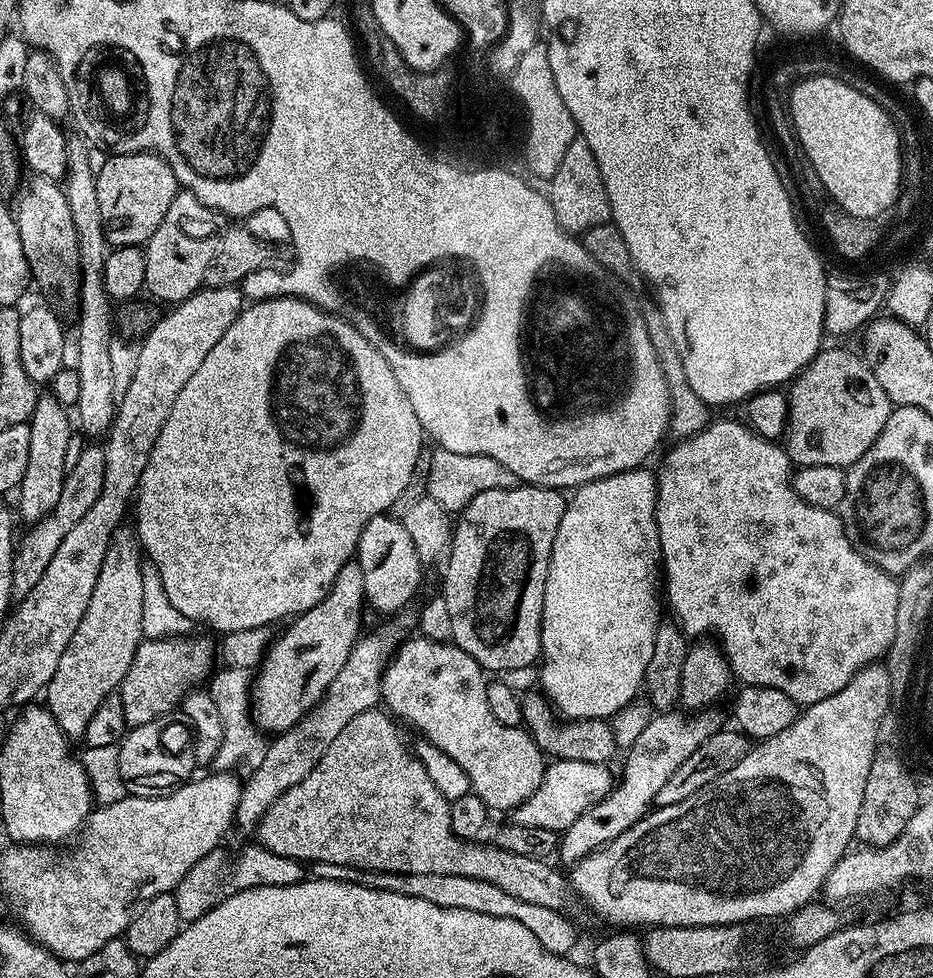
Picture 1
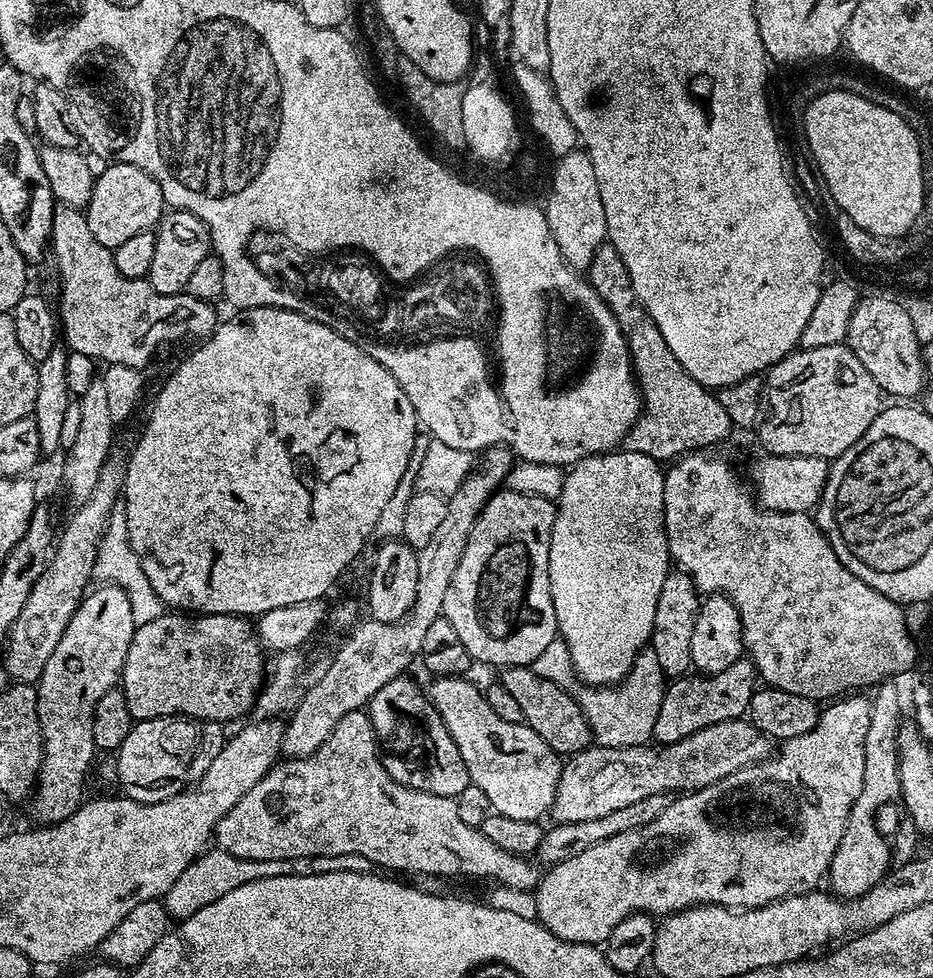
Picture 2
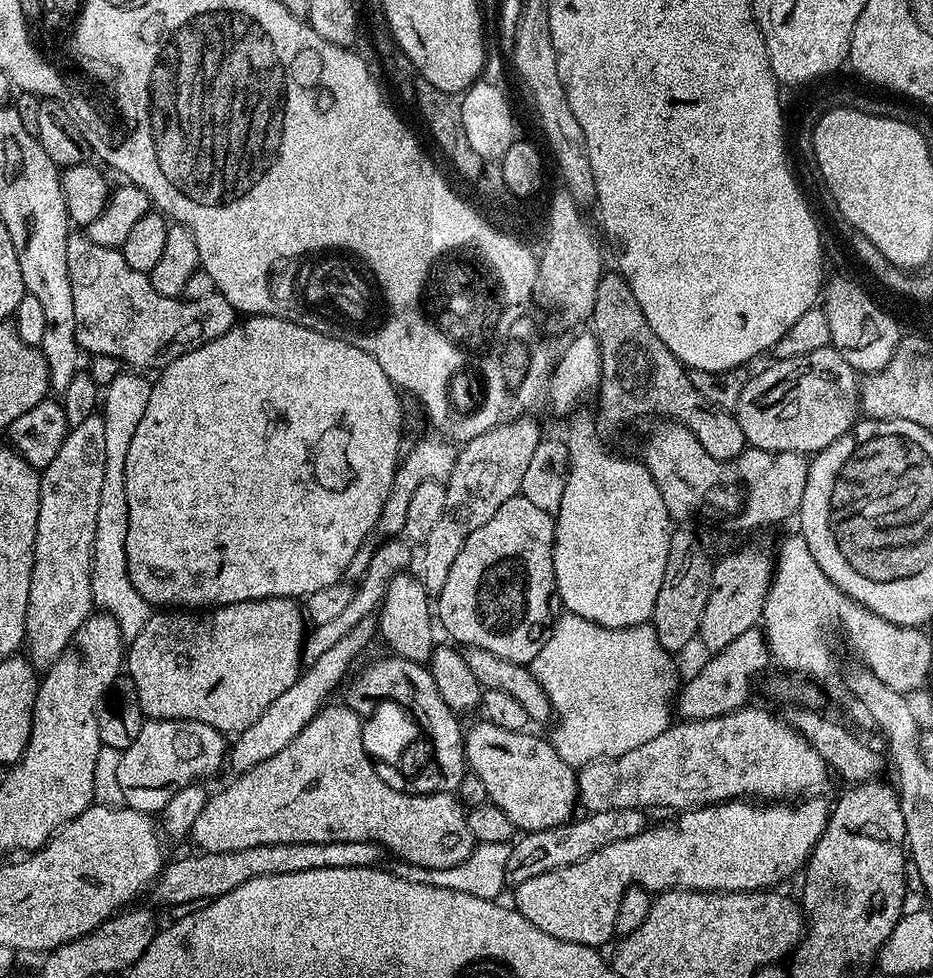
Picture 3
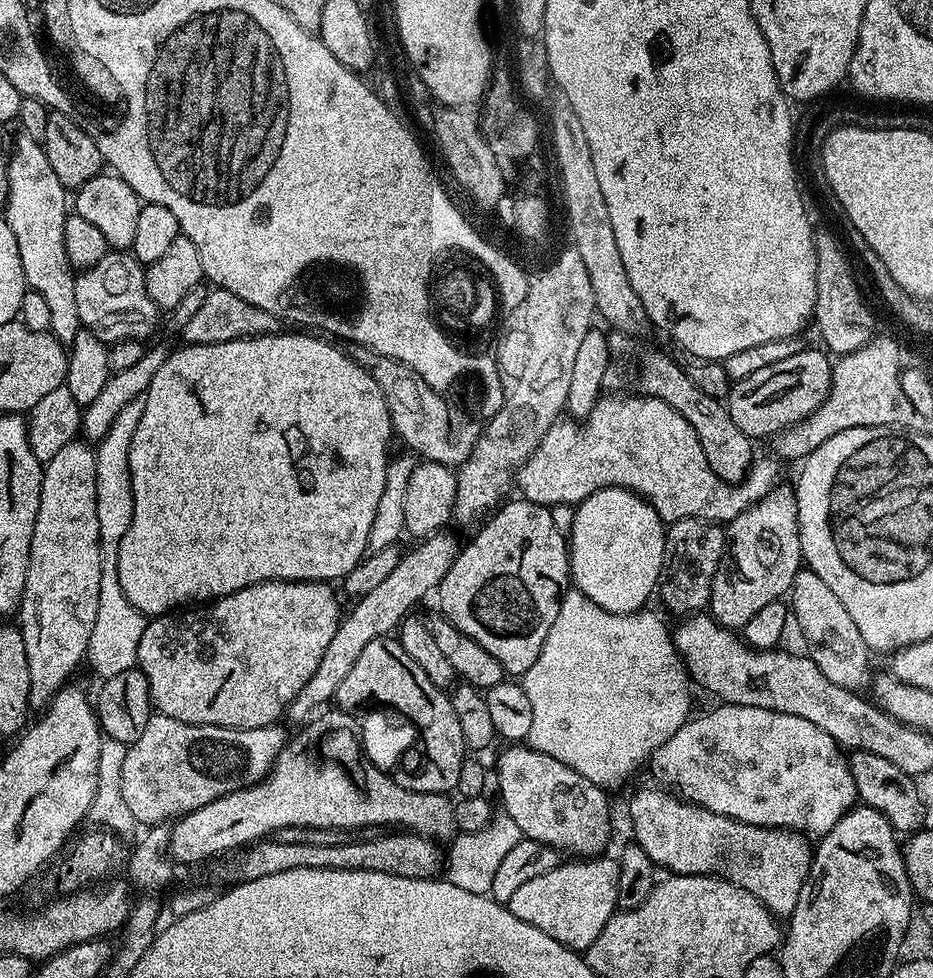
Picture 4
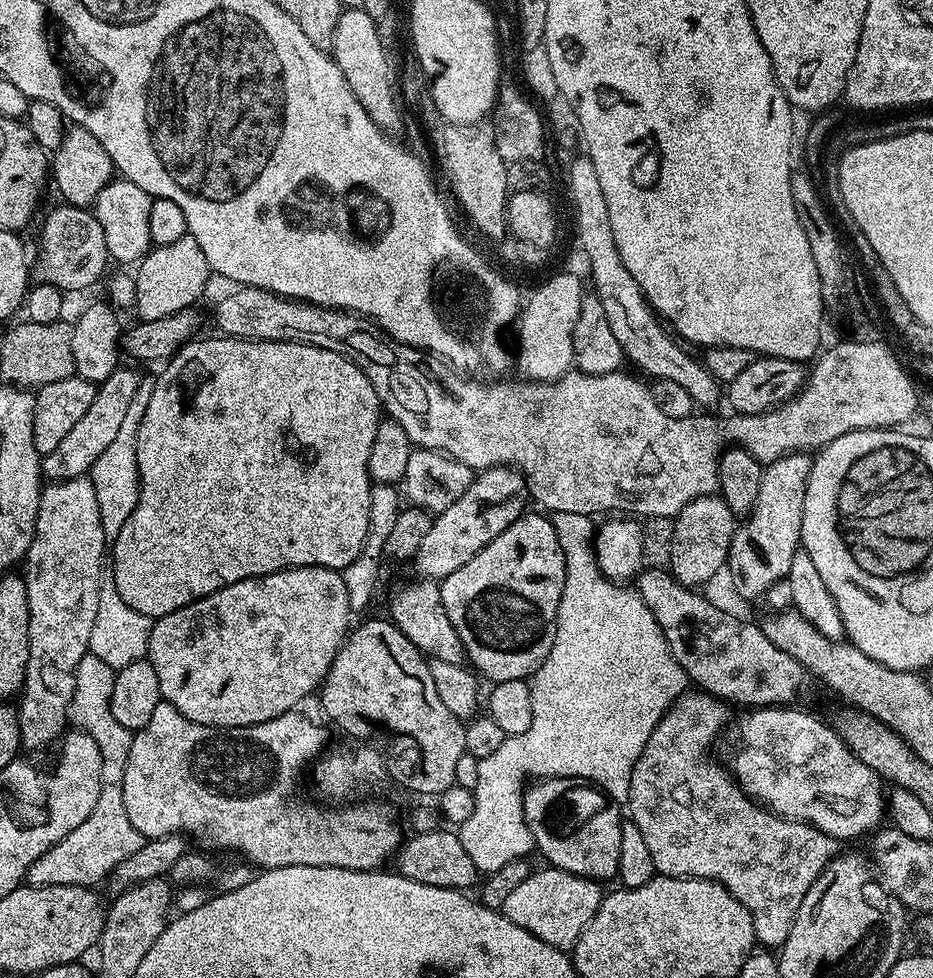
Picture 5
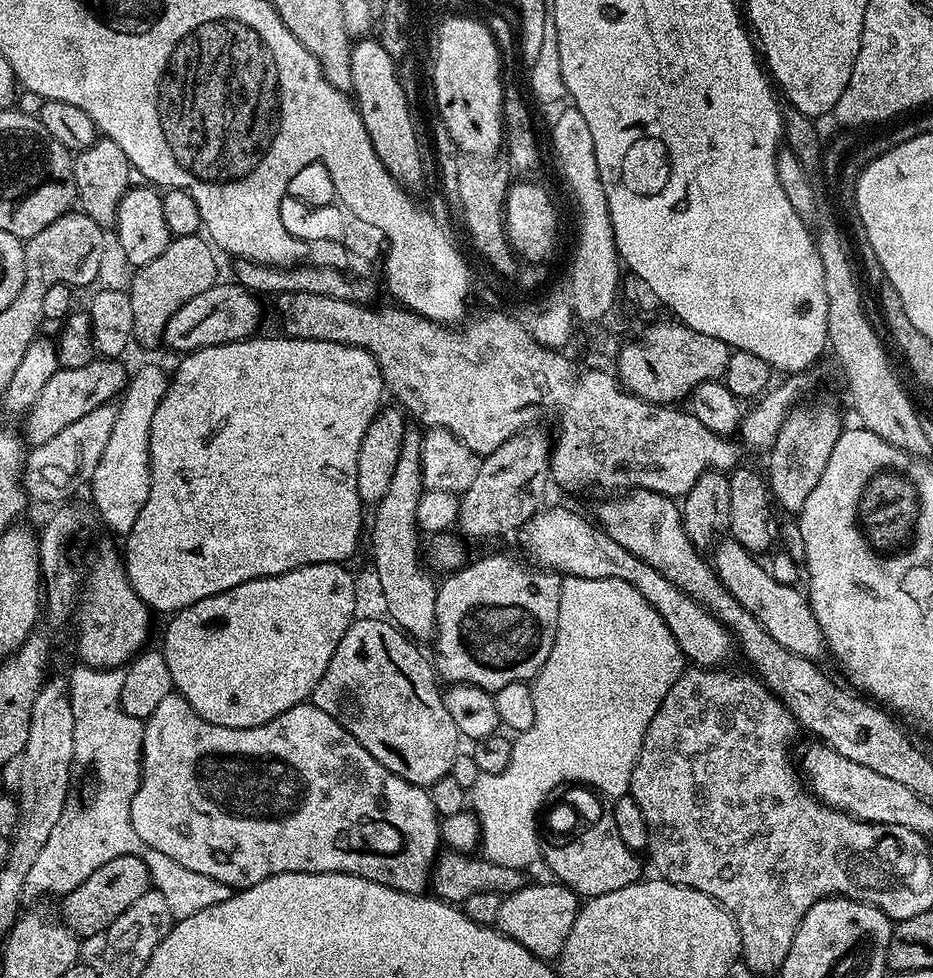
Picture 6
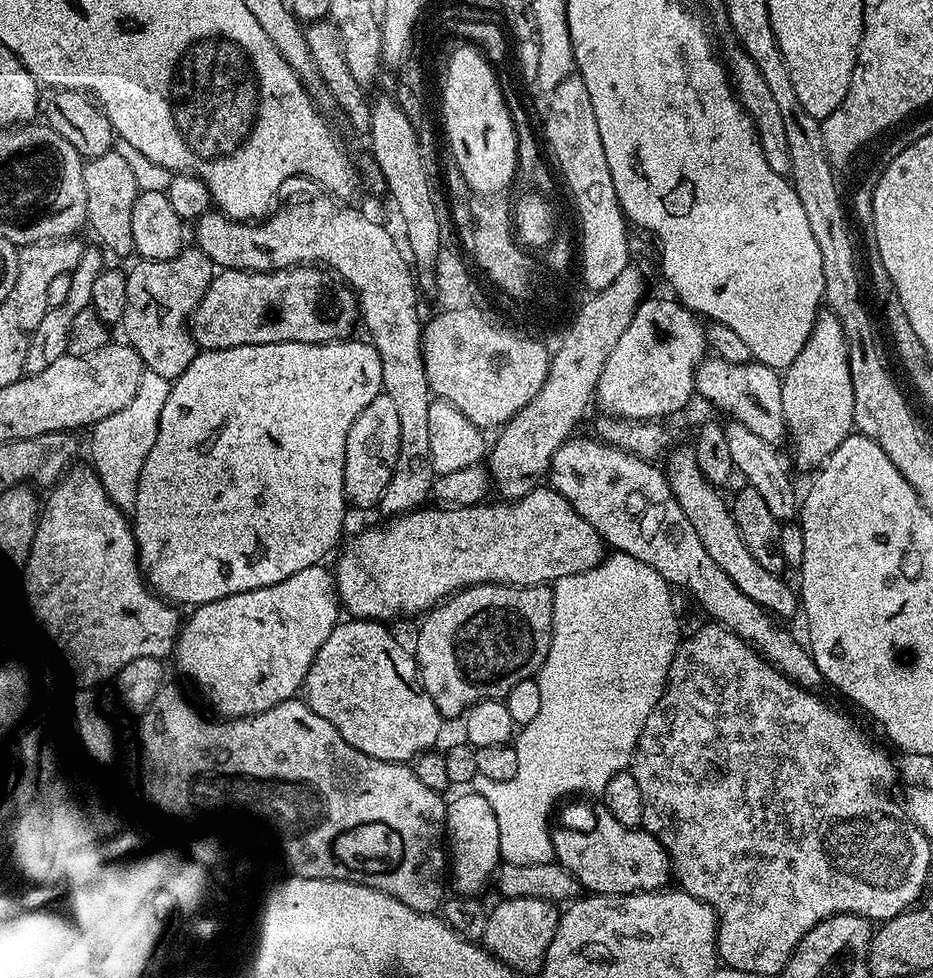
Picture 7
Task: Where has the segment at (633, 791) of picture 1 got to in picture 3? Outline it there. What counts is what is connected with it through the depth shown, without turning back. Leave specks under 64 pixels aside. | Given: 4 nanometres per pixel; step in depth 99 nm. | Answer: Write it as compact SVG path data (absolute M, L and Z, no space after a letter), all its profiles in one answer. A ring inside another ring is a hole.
M759 627L745 630L730 646L709 655L709 660L689 678L683 681L674 700L674 708L681 721L718 718L722 714L736 712L749 703L752 683L770 668L768 640Z

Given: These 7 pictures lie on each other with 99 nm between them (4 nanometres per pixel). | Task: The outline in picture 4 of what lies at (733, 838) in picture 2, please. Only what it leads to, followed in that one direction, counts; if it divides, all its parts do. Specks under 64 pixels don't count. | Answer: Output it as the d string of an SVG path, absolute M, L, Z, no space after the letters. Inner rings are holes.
M601 854L595 858L576 858L571 862L573 864L561 863L560 867L546 870L546 874L538 874L538 878L530 878L530 882L518 886L506 906L514 918L522 918L522 922L542 930L542 934L554 938L554 942L562 942L562 946L583 954L618 910L620 861Z

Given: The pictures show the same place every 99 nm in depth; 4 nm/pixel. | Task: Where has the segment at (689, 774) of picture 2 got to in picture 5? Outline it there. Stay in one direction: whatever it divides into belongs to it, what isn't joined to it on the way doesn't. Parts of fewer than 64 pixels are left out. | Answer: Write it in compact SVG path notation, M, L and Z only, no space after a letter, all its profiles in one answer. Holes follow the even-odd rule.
M760 706L752 712L740 724L740 749L736 752L736 757L730 763L730 772L737 784L744 790L745 796L751 796L754 800L763 804L765 808L773 811L778 816L787 816L790 820L800 820L803 824L812 824L818 830L835 837L838 842L852 840L855 836L860 836L863 832L871 833L886 816L886 792L882 787L882 781L866 762L862 762L852 751L849 750L847 742L840 737L831 723L823 724L816 716L811 716L808 712L799 712L796 706Z

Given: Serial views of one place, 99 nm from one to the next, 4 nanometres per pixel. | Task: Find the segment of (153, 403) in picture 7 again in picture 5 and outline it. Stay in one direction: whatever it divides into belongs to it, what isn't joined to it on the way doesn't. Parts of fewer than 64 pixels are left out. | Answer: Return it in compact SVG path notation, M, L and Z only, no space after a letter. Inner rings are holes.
M146 378L140 380L138 390L134 394L134 402L130 402L130 410L126 419L114 437L114 442L102 450L98 462L94 462L90 479L94 486L94 494L98 494L98 514L102 514L102 534L105 545L110 546L122 534L122 526L126 526L126 518L134 514L134 506L138 506L140 497L140 475L138 474L138 454L136 453L136 439L138 426L142 422L142 414L146 410L146 402L150 402L153 381Z

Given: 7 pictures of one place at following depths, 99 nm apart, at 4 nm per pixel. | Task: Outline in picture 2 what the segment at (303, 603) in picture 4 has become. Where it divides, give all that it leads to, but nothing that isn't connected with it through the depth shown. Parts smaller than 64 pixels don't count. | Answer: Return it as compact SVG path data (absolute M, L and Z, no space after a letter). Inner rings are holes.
M165 614L154 618L154 622L146 622L146 626L136 626L136 633L130 642L130 650L126 650L126 662L120 675L120 684L126 698L126 706L130 706L130 714L133 721L153 720L163 716L179 716L184 718L195 718L200 722L229 722L236 720L253 711L256 707L257 696L266 679L266 657L265 649L262 647L251 619L242 616L227 616L226 614L214 614L206 616L203 614Z

